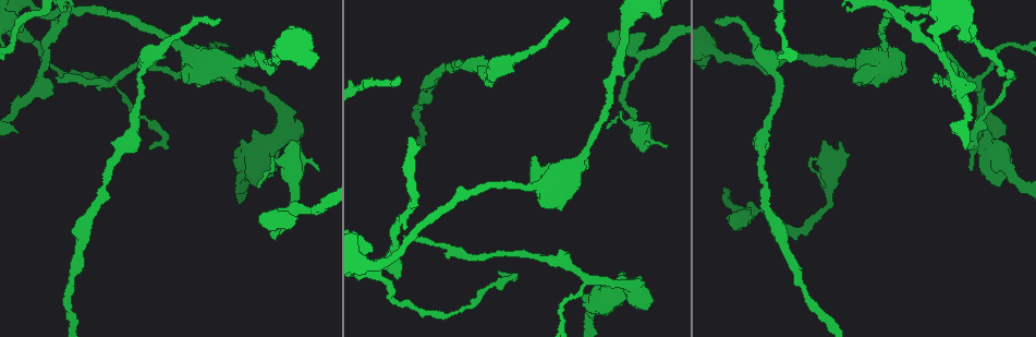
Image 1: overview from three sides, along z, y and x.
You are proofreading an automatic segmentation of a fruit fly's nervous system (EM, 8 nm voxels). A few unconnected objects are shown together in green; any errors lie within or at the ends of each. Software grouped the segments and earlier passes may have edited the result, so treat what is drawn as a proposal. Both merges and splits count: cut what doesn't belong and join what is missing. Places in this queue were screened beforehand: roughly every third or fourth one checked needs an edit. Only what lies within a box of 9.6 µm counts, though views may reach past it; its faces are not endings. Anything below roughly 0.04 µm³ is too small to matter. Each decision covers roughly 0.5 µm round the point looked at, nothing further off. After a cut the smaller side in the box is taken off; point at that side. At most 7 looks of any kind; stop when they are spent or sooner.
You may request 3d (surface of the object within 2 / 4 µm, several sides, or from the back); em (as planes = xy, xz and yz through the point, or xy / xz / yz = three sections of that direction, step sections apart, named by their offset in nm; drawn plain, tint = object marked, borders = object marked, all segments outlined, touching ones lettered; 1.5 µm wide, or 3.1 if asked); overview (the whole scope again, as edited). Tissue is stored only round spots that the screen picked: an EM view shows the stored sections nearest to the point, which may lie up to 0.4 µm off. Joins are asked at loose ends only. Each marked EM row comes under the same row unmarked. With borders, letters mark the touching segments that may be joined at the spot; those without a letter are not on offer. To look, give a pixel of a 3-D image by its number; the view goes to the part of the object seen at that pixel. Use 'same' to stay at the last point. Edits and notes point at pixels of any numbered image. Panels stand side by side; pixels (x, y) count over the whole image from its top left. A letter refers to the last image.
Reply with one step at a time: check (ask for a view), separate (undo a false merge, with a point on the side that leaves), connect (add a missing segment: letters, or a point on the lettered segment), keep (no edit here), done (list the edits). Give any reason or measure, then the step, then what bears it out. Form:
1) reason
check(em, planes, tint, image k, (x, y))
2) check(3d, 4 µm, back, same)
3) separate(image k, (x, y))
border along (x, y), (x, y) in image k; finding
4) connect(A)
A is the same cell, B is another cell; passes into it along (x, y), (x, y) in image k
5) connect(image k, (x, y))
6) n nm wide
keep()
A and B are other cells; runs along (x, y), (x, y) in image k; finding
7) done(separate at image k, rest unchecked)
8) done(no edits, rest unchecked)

end of a long branch
check(em, planes, borders, image 1, (219, 19))

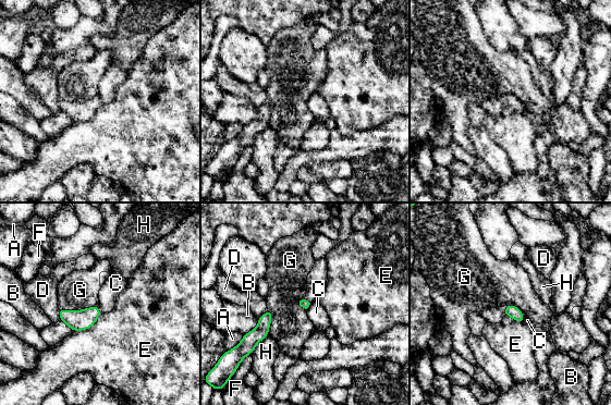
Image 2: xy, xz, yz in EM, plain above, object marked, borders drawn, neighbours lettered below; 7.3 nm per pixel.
keep()
A, B, C, D, E, F, G and H are other cells; border along (98, 304), (82, 309), (59, 308) in image 2; no lettered segment goes on from it

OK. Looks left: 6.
thick turns thin
check(em, yz, step 8, tint, image 1, (775, 76))

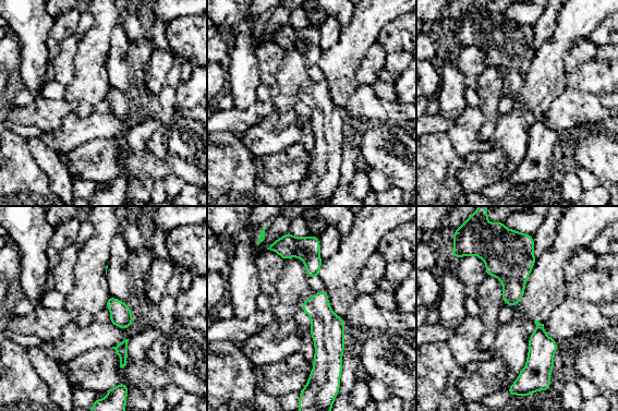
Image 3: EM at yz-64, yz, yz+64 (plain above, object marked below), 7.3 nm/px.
cut it another way
check(em, planes, borders, same)

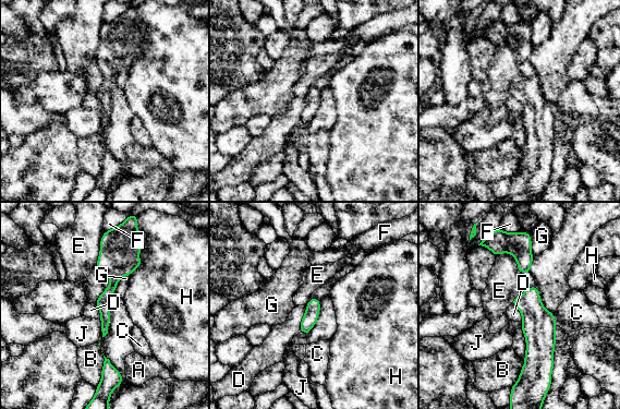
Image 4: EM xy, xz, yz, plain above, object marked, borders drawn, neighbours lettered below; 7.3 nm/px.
keep()
A, B, C, D, E, F, G, H and J are other cells; border along (306, 305), (300, 324), (300, 332) in image 4; one cell here

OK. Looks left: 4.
an open end
check(em, xz, step 4, tint, image 1, (258, 215))

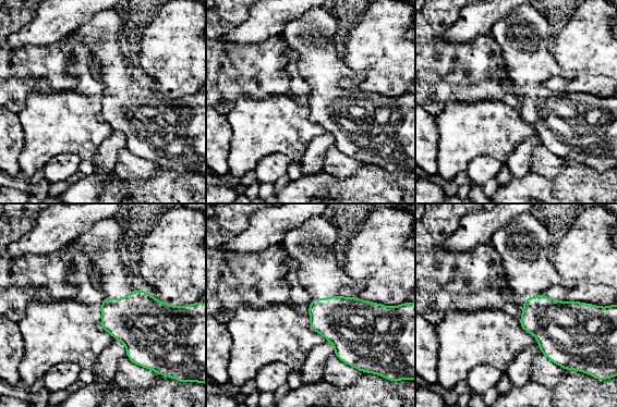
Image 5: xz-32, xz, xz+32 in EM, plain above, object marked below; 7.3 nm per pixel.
cut it another way
check(em, planes, borders, same)

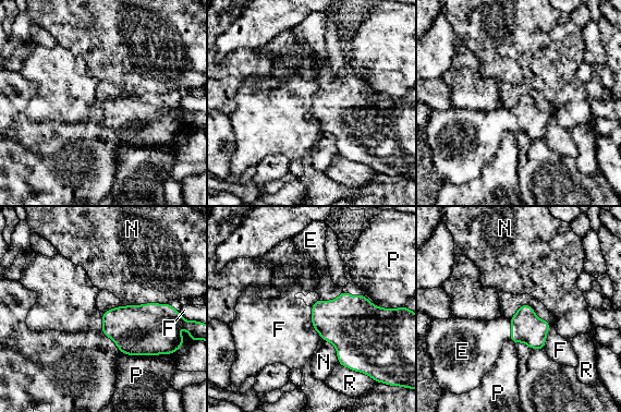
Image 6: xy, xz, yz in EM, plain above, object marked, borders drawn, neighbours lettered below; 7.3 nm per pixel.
connect(E)
E is the same cell, F, N, P and R are other cells; passes into it along (354, 326), (332, 300), (327, 290) in image 6; it goes on there

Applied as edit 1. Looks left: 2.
done(connect at image 6, rest unchecked)

